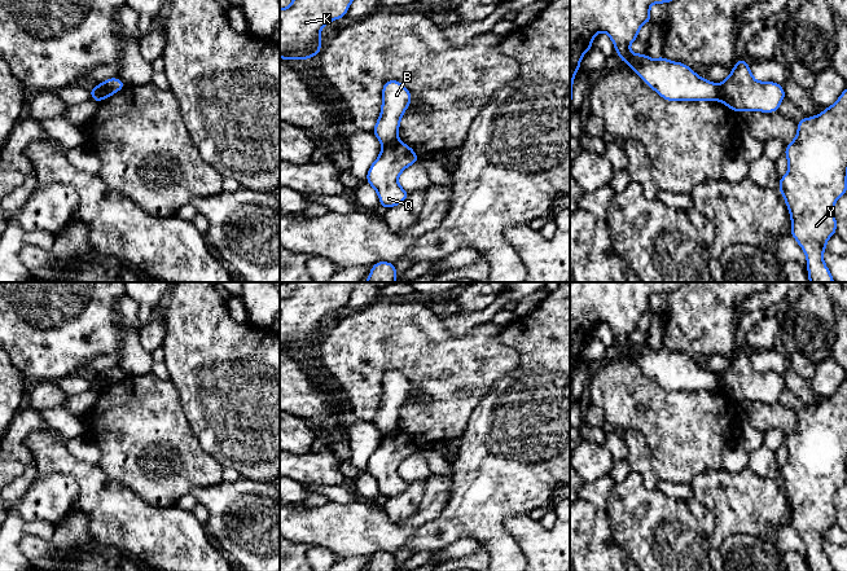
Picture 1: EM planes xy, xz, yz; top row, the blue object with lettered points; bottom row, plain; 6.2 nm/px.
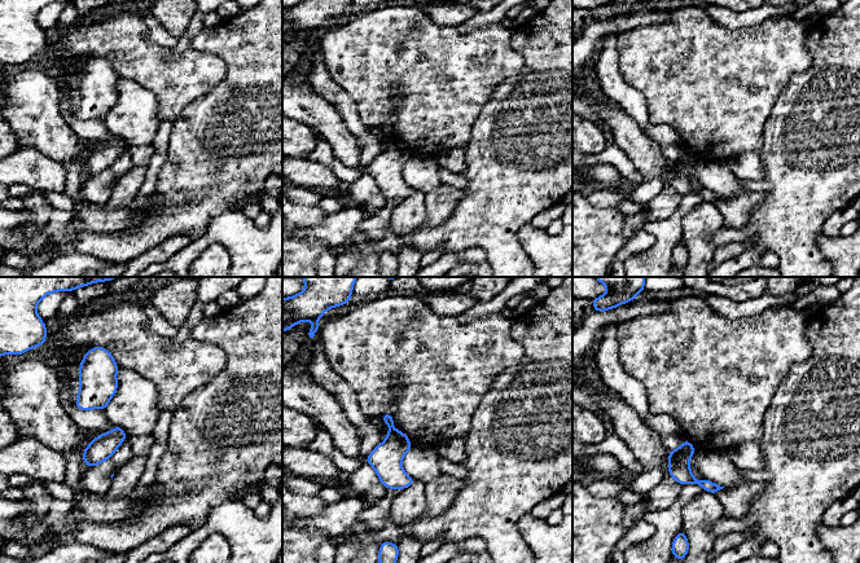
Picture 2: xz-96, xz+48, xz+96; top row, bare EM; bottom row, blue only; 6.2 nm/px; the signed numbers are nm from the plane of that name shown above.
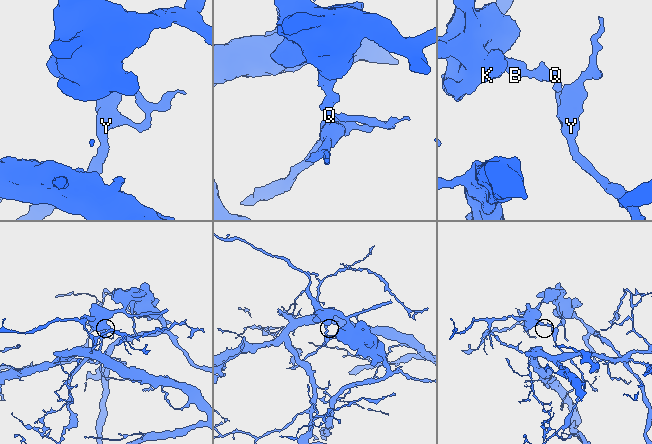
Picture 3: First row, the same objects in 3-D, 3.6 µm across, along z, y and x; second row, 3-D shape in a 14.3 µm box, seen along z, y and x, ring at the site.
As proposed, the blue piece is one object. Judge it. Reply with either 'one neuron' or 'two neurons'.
two neurons

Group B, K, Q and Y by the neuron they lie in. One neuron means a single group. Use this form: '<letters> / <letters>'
B K / Q Y

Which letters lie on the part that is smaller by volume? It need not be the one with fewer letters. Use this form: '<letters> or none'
Q, Y

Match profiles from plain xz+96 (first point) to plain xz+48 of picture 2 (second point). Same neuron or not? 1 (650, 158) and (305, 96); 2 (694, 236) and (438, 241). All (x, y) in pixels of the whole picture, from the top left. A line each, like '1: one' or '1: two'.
1: one
2: two

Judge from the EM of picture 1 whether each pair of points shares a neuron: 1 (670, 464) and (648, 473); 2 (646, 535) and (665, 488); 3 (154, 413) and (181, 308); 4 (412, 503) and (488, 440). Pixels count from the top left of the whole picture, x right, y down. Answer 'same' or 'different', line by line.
1: different
2: different
3: different
4: different

